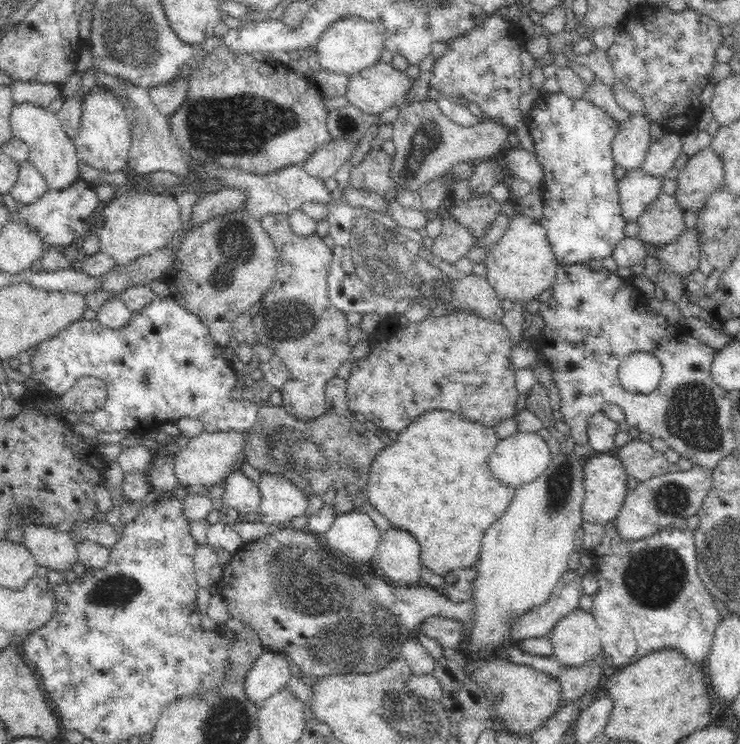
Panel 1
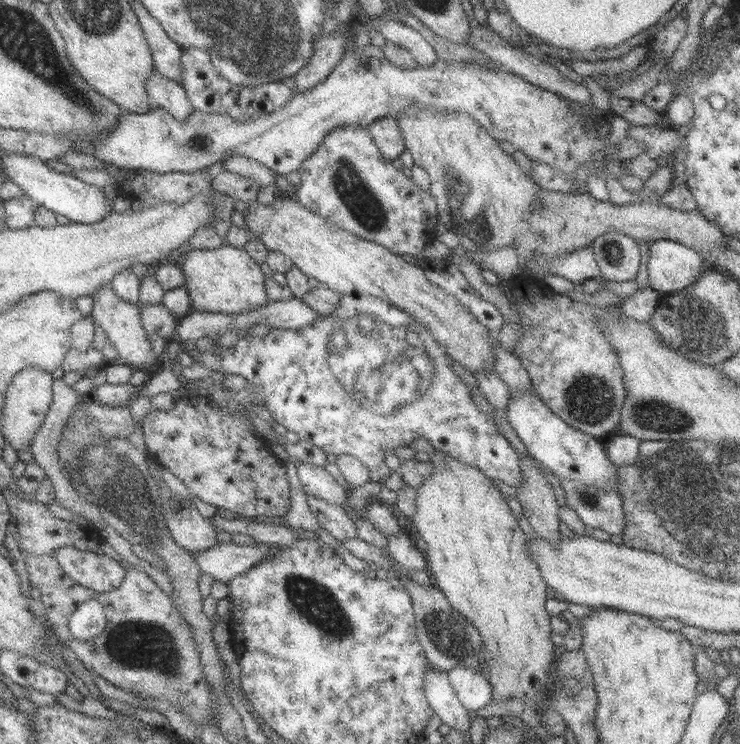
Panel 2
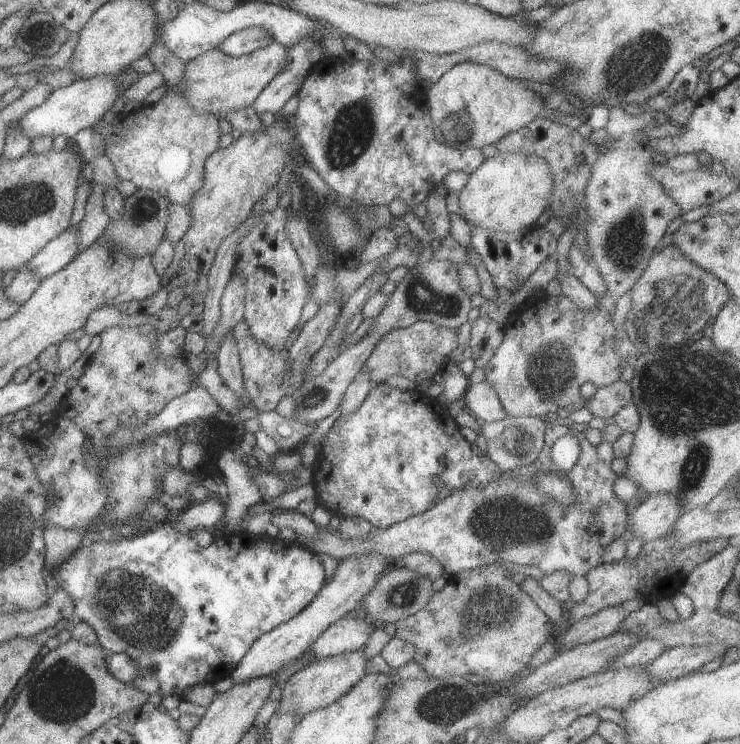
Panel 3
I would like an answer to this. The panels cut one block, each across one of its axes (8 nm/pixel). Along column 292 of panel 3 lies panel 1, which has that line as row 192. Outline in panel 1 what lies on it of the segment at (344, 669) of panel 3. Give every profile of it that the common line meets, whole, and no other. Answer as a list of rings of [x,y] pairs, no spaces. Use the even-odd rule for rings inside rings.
[[[708,146],[690,156],[676,178],[675,198],[681,209],[700,211],[706,199],[723,186],[722,159]]]

